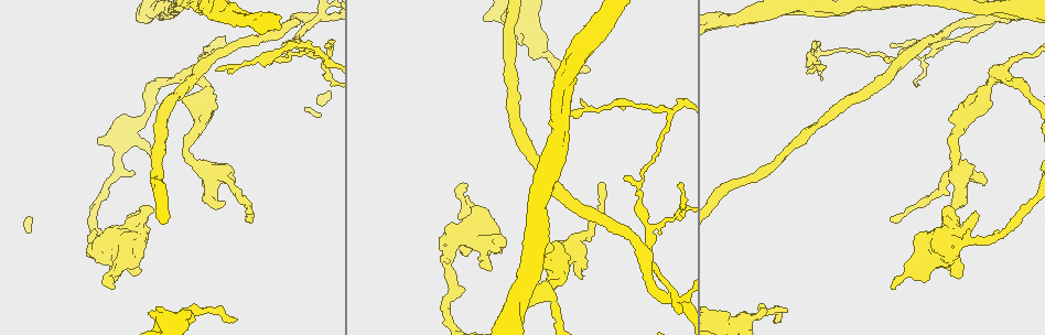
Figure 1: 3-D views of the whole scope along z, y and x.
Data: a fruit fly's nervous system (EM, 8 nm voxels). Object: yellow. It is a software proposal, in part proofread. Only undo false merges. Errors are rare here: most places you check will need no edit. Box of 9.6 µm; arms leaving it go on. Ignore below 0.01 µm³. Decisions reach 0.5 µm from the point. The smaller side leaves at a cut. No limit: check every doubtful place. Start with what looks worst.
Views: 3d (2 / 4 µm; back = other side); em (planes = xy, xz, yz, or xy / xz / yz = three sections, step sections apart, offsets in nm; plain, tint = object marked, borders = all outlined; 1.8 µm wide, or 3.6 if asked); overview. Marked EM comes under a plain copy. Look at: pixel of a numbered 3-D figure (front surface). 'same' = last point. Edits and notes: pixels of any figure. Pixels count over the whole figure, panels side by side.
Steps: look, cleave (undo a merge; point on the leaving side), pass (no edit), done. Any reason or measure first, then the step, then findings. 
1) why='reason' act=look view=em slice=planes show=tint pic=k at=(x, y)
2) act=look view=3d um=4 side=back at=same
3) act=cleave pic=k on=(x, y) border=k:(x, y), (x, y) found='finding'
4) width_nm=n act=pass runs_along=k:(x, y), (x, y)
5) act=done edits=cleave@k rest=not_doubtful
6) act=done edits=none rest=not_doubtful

why='four or more arms meet' act=look view=em slice=yz step=4 show=tint pic=1 at=(320, 18)

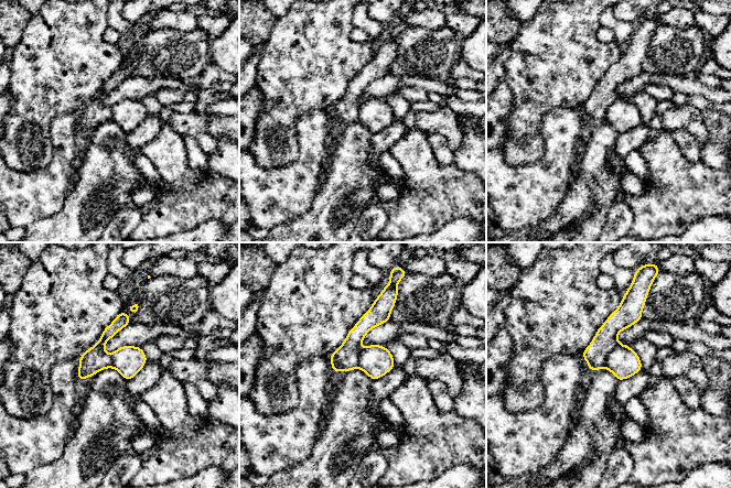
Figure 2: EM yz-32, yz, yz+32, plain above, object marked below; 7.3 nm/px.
act=cleave pic=2 on=(604, 342) border=2:(619, 343), (609, 354), (603, 367) found='two neurons meet here'

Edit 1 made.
why='calibre changes' act=look view=em um=3.6 slice=xy step=16 show=tint pic=1 at=(928, 267)

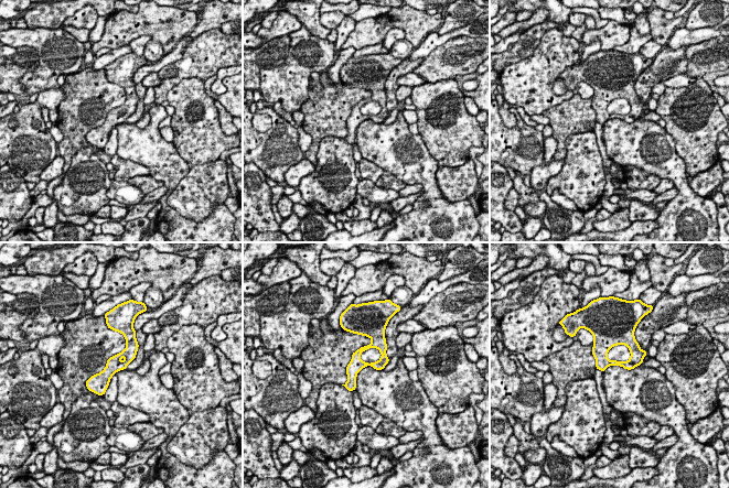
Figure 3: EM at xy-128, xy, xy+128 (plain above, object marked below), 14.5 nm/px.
act=pass runs_along=3:(129, 337), (102, 390) found='continuous, no second neuron'

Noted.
why='abrupt turn' act=look view=em um=3.6 slice=xz step=8 show=tint pic=1 at=(951, 233)

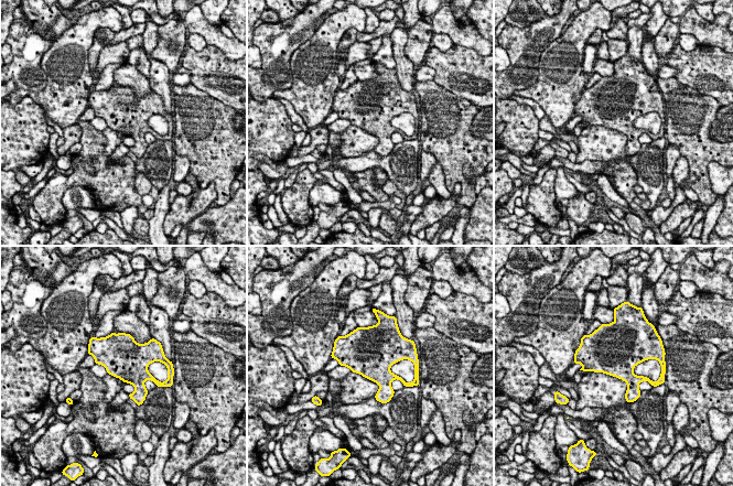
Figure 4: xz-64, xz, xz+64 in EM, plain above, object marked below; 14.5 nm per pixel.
width_nm=500 act=pass found='continuous, no second neuron'

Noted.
act=done edits=cleave@2 rest=not_doubtful

